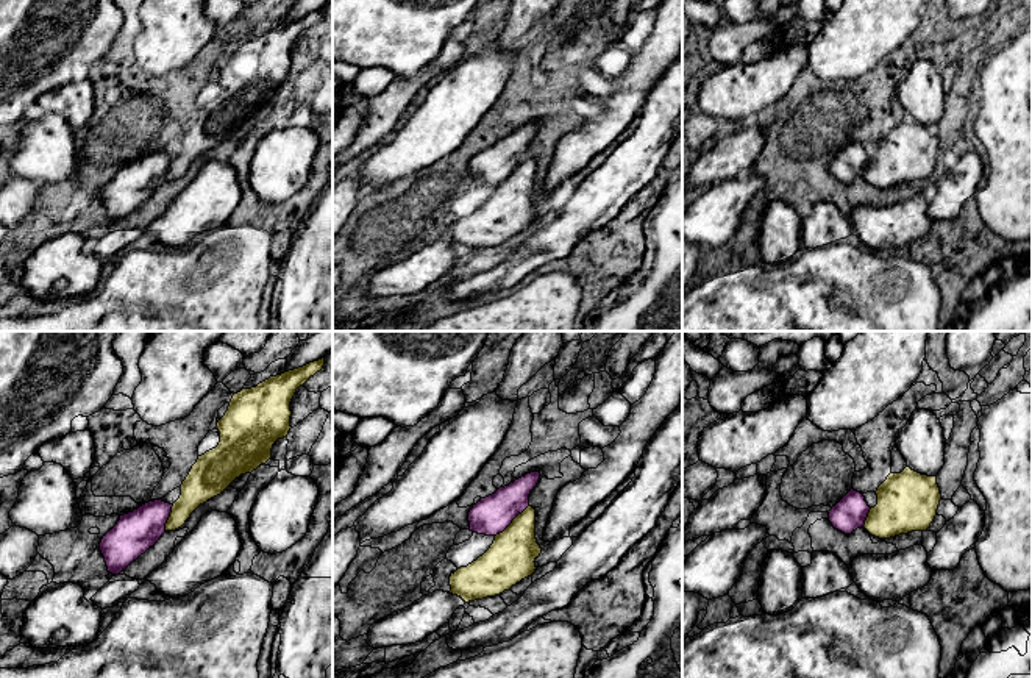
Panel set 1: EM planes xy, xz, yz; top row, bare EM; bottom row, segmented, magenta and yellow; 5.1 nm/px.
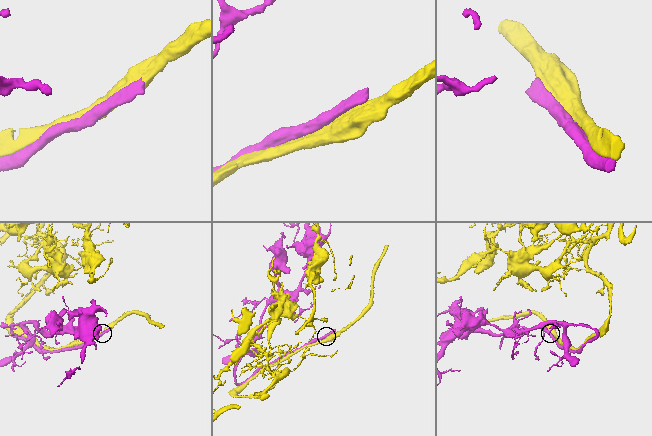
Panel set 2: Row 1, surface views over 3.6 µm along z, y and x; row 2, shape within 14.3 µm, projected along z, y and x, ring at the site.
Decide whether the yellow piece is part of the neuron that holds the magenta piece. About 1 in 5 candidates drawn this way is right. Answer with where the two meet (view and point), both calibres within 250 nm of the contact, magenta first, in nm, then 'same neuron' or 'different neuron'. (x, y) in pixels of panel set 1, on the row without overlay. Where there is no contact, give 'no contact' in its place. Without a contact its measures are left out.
xz (511, 172) | 200/240 nm | same neuron

